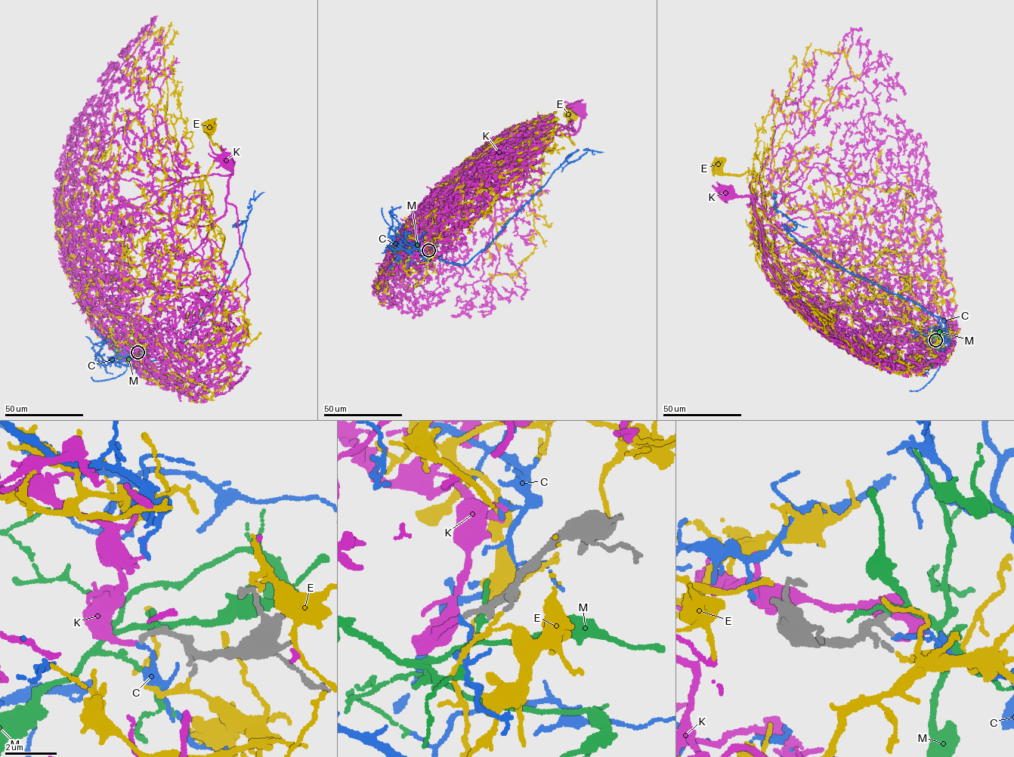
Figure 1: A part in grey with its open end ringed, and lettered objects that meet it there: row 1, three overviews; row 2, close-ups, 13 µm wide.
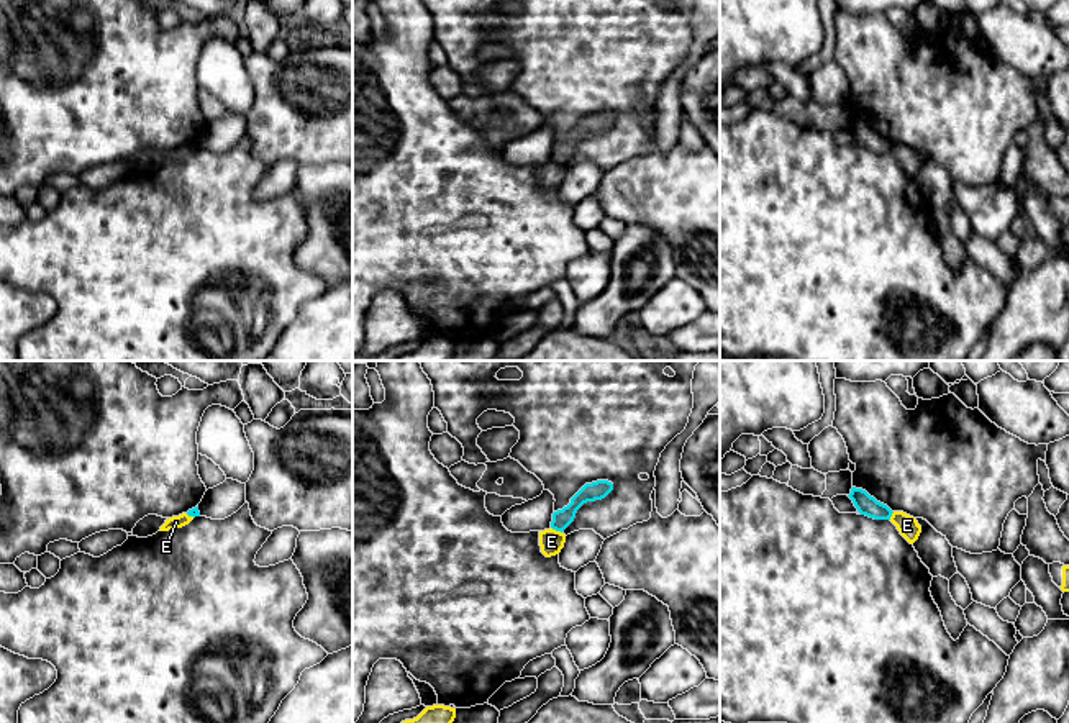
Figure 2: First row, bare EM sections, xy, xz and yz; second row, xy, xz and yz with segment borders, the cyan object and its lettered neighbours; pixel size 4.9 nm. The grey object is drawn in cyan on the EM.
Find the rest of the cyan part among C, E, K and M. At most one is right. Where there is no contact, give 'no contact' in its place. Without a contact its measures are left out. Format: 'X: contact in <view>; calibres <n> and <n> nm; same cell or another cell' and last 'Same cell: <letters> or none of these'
C: no contact; another cell
E: contact in xz; calibres 90 and 120 nm; another cell
K: no contact; same cell
M: no contact; another cell
Same cell: K

